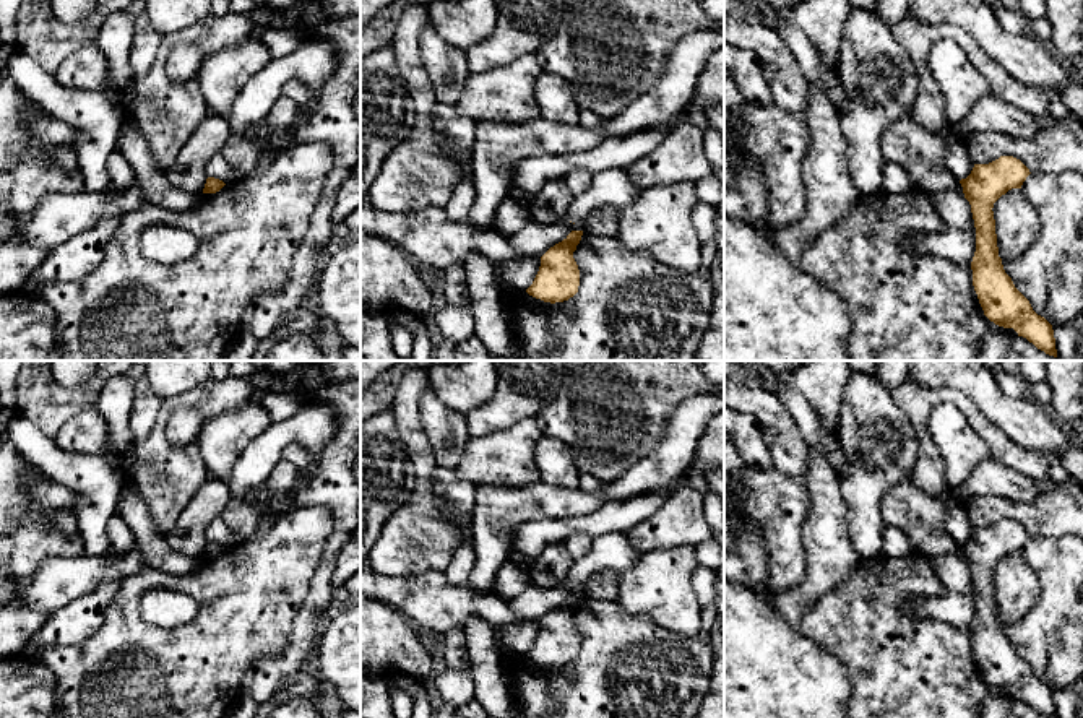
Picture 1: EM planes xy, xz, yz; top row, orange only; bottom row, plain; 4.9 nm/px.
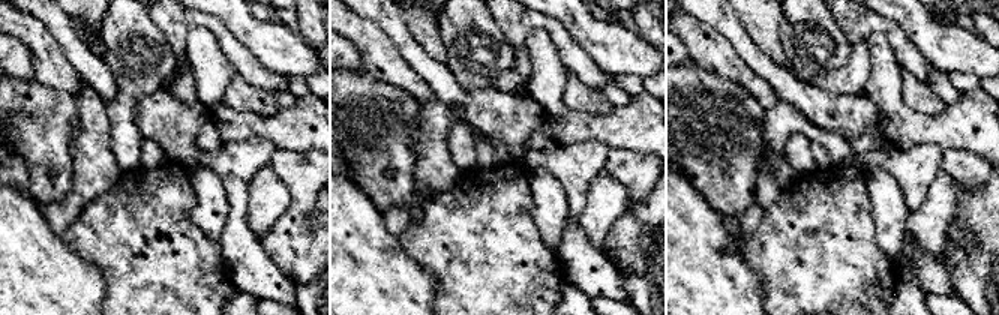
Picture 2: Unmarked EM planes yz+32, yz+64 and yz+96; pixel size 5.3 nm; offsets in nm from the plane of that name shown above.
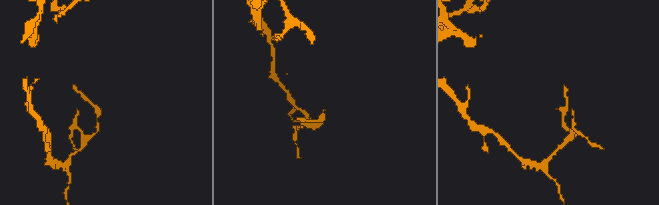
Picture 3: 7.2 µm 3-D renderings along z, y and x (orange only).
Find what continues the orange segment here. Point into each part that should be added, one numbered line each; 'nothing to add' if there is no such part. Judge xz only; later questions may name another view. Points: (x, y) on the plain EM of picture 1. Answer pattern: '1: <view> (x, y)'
nothing to add

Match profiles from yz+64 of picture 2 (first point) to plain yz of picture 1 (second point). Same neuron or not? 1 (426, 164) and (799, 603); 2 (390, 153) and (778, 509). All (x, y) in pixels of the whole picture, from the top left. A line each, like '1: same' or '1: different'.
1: same
2: same

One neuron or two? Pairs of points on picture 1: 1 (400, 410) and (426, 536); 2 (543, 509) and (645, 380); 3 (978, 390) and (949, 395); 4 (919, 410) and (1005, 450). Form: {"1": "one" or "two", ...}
{"1": "one", "2": "two", "3": "two", "4": "one"}

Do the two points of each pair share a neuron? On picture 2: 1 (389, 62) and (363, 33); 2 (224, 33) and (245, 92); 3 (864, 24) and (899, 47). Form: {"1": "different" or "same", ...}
{"1": "same", "2": "different", "3": "same"}

